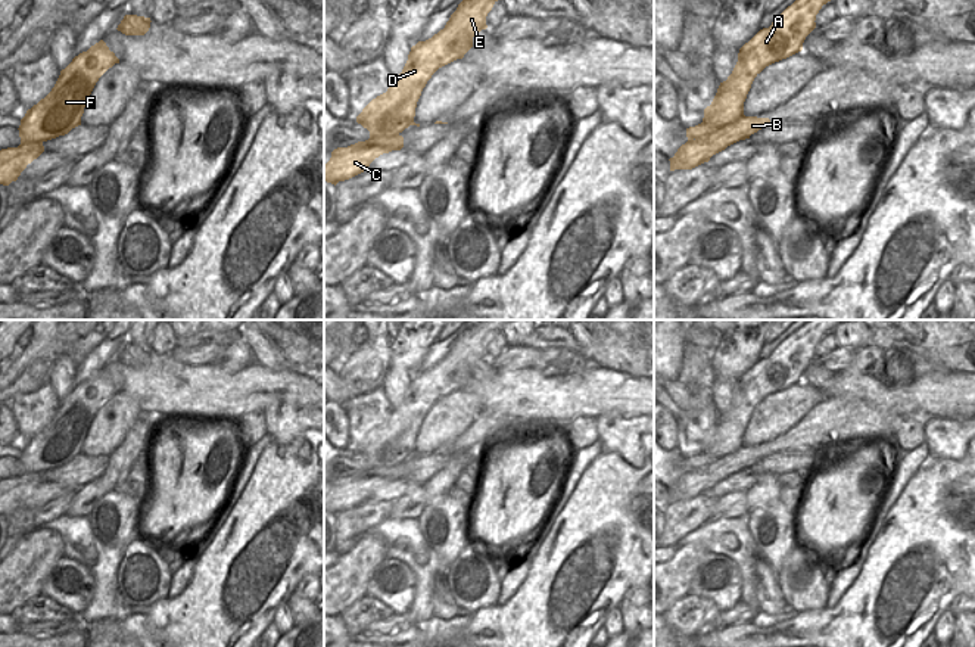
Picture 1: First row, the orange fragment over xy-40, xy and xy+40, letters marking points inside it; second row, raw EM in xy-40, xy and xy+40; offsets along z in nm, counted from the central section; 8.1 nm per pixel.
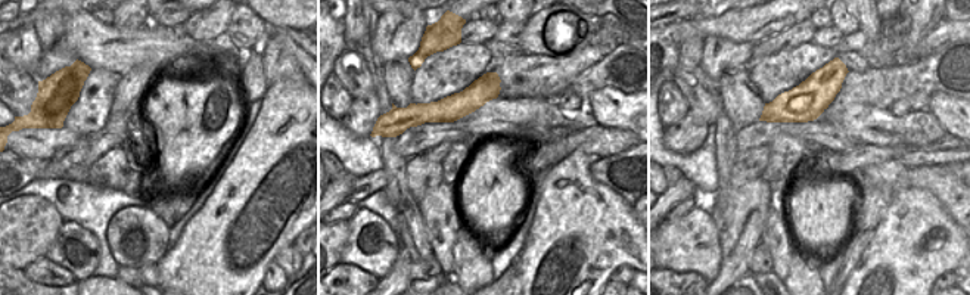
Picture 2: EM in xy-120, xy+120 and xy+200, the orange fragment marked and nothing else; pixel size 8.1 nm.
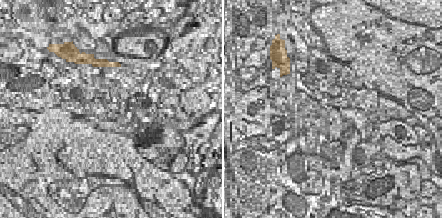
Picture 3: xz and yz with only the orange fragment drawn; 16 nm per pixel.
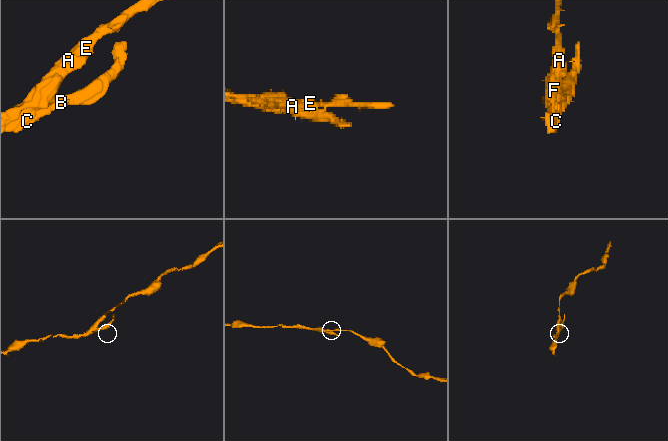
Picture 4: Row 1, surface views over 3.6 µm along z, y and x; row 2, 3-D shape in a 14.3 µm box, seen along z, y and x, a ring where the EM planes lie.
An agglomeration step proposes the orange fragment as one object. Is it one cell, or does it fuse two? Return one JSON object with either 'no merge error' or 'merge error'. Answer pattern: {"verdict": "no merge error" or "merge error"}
{"verdict": "merge error"}

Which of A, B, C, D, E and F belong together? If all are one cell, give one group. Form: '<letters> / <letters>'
A D E F / B C

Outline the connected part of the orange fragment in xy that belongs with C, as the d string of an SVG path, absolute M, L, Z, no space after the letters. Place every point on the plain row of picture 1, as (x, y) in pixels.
M387 466L384 469L368 469L348 478L337 478L331 482L330 491L324 495L324 511L337 514L368 500L370 494L383 483L401 480L404 467Z

